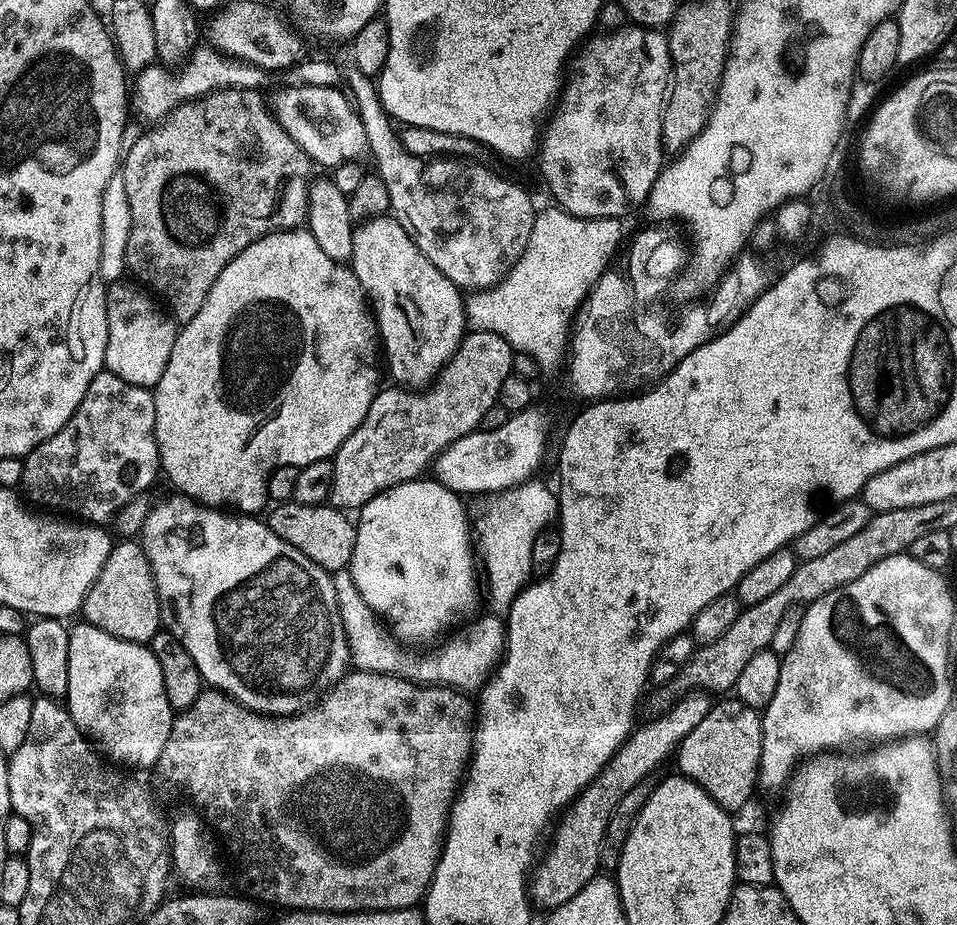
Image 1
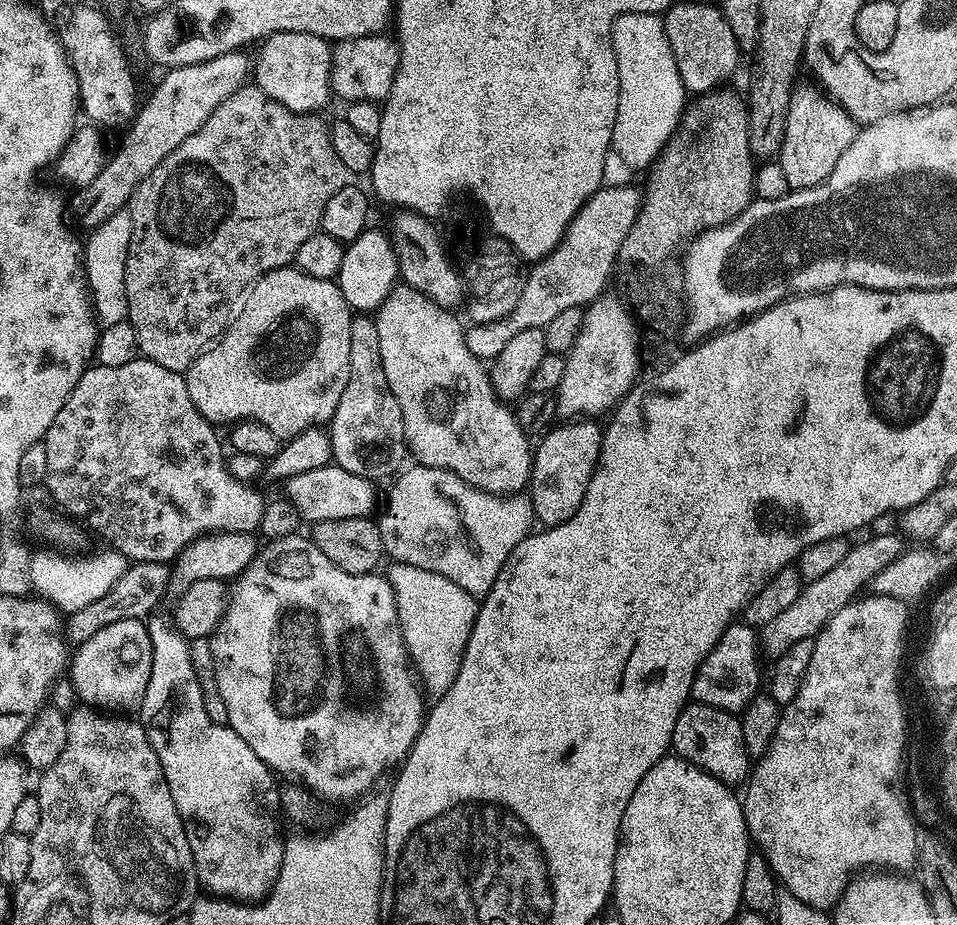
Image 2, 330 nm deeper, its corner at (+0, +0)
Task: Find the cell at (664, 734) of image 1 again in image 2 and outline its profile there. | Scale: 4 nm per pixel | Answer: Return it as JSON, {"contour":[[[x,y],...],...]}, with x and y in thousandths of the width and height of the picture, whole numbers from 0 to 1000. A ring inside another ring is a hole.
{"contour":[[[924,575],[912,584],[903,584],[900,588],[891,587],[884,603],[880,603],[880,608],[876,608],[871,616],[859,621],[859,625],[843,628],[837,635],[834,646],[830,646],[830,652],[792,681],[793,704],[799,710],[803,708],[804,711],[810,711],[821,707],[821,703],[825,703],[825,698],[831,698],[833,694],[852,690],[863,677],[863,672],[867,672],[867,668],[876,664],[876,659],[880,659],[888,650],[896,648],[904,639],[902,636],[906,631],[908,635],[914,628],[918,618],[926,616],[930,608],[945,600],[946,585],[939,578],[936,579]]]}

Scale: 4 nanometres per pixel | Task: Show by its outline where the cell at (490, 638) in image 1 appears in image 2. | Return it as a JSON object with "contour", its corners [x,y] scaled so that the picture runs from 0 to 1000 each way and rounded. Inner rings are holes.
{"contour":[[[427,610],[404,611],[403,626],[410,636],[416,659],[416,672],[420,681],[427,715],[441,741],[442,747],[459,755],[474,742],[479,724],[483,720],[485,704],[497,671],[498,645],[487,642],[483,634],[474,634],[470,625],[454,621],[454,616],[441,616]]]}

